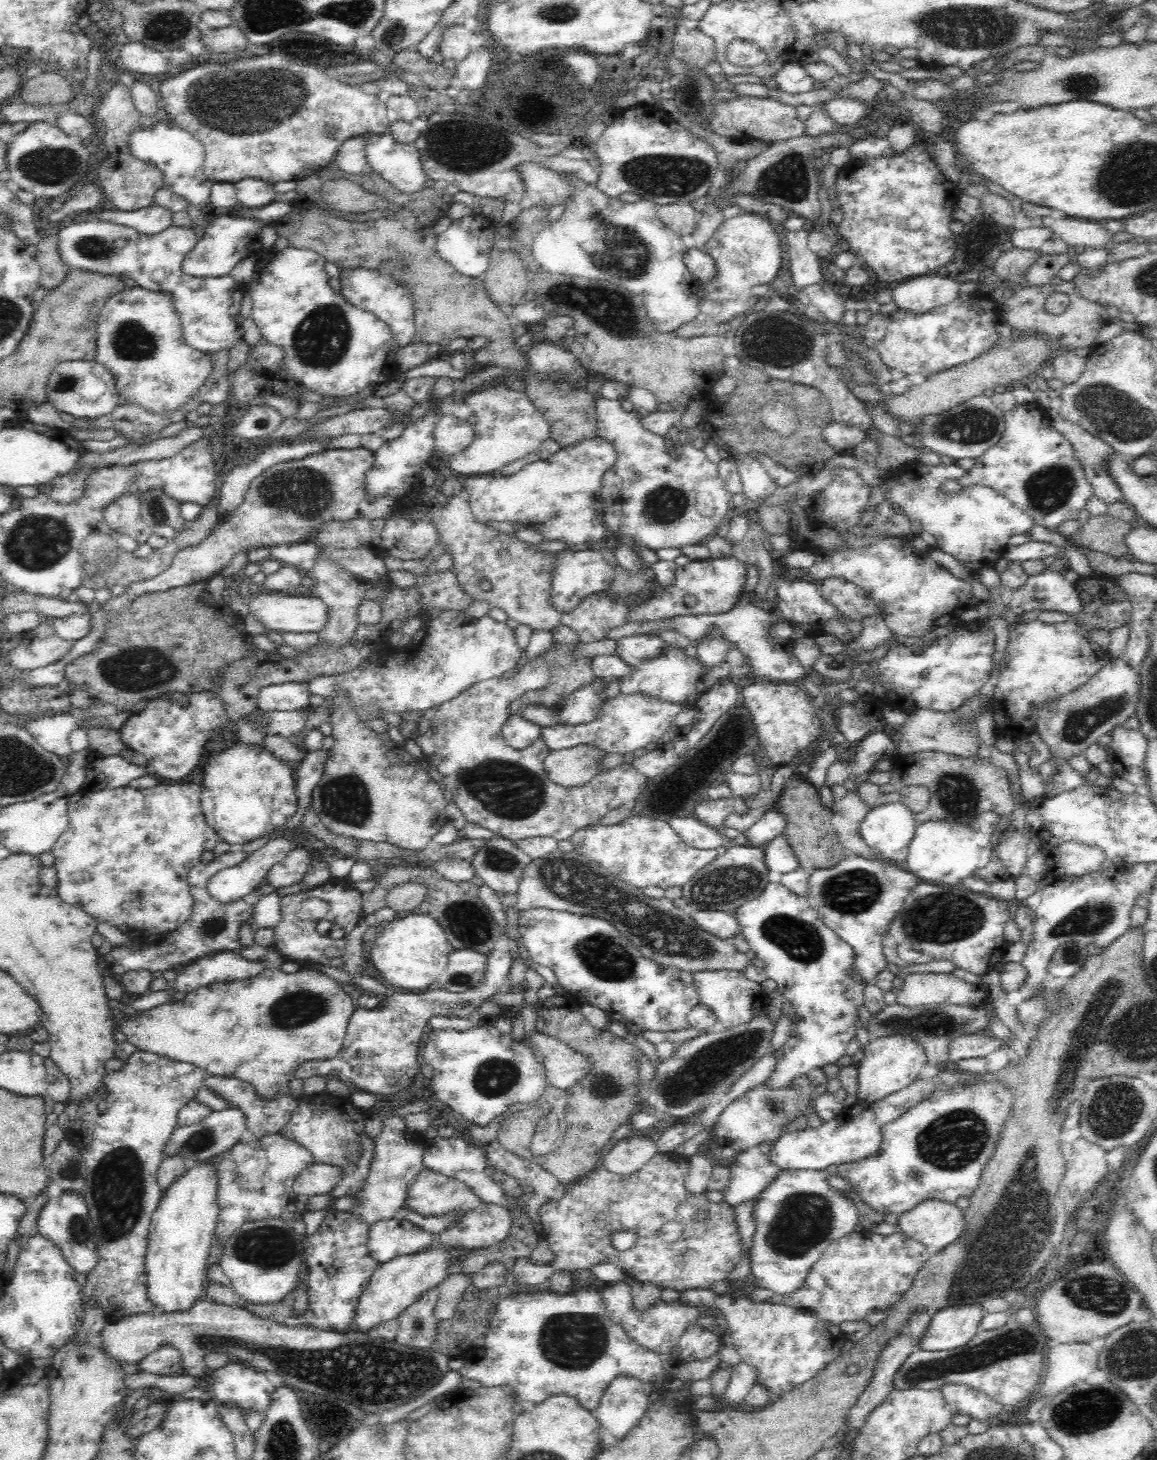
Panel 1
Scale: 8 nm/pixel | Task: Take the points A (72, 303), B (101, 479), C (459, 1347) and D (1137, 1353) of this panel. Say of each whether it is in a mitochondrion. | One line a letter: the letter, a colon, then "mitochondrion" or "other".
A: other
B: other
C: mitochondrion
D: mitochondrion

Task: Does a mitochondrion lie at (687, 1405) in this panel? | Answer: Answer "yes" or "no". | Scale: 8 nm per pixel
no

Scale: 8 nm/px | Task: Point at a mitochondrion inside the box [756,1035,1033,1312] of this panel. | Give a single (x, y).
(953, 1141)

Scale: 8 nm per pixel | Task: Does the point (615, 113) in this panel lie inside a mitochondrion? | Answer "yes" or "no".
no

